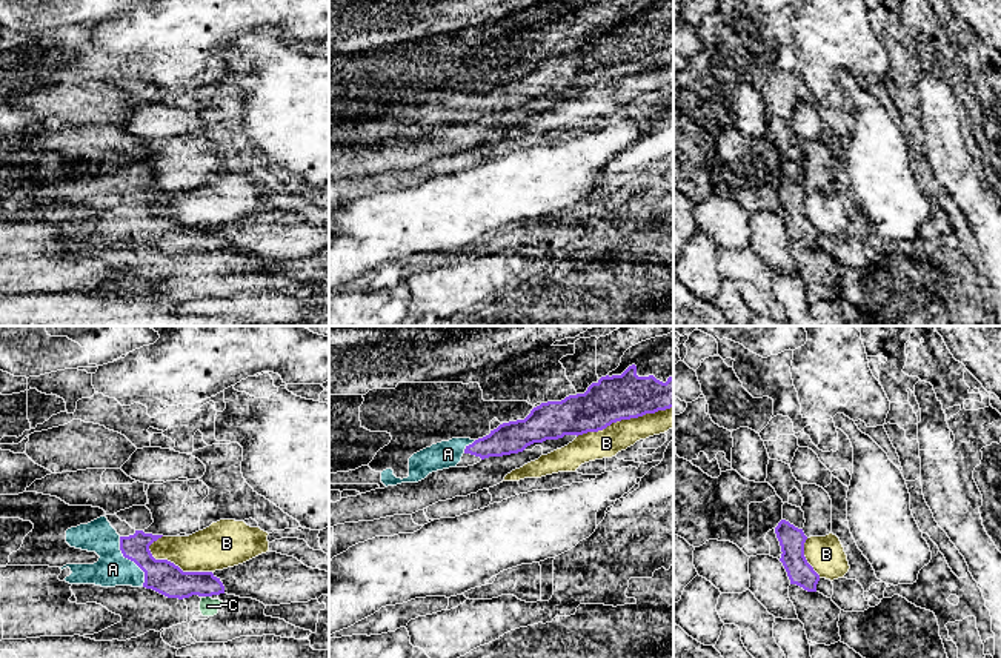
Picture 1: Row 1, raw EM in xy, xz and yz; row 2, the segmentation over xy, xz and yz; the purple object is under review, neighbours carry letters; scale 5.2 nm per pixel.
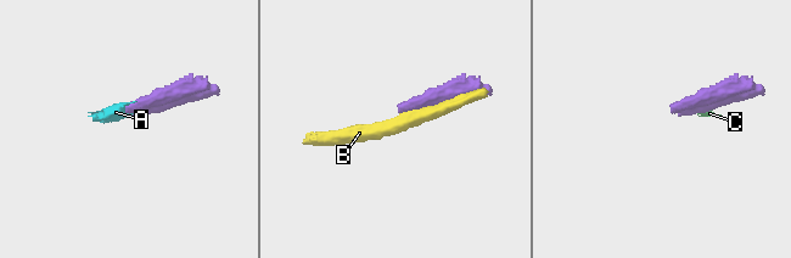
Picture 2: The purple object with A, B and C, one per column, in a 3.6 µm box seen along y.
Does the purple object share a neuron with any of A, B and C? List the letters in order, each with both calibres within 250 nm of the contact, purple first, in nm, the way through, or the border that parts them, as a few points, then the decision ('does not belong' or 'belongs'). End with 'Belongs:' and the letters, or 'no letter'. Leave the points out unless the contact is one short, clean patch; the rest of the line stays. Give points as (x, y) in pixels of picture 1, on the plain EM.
A: 170 nm thick on the purple side, 180 nm on the other; runs through xy (160, 231), (140, 225), (131, 216), (122, 217), (113, 225); belongs
B: 240 nm thick on the purple side, 150 nm on the other; does not belong
C: 170 nm thick on the purple side, 90 nm on the other; border along xy (206, 251), (209, 252); does not belong
Belongs: A

